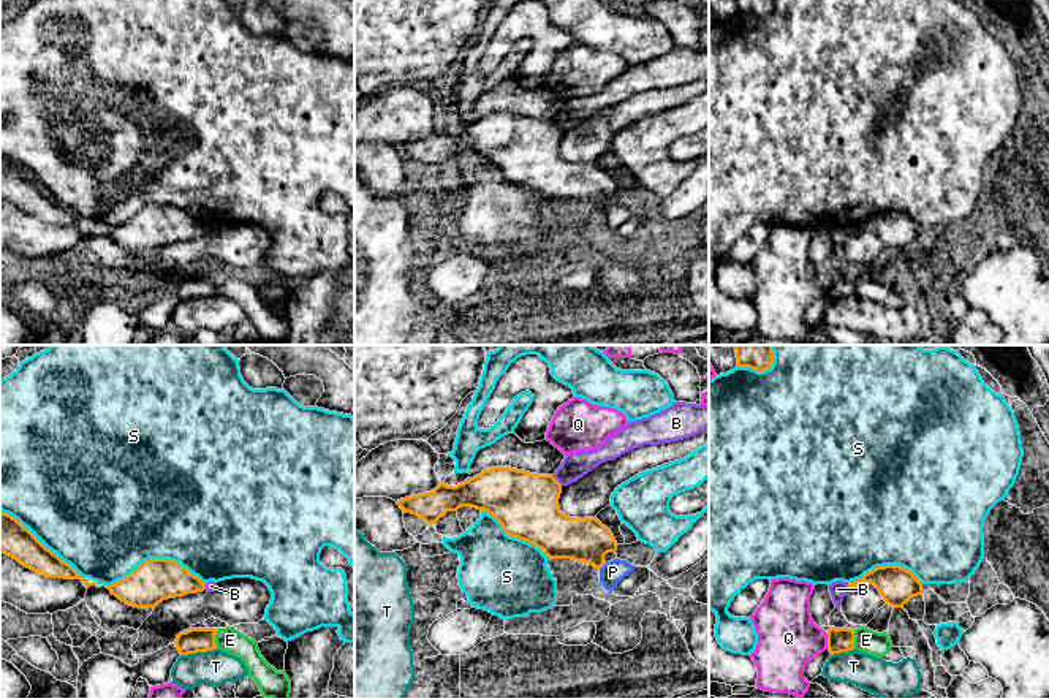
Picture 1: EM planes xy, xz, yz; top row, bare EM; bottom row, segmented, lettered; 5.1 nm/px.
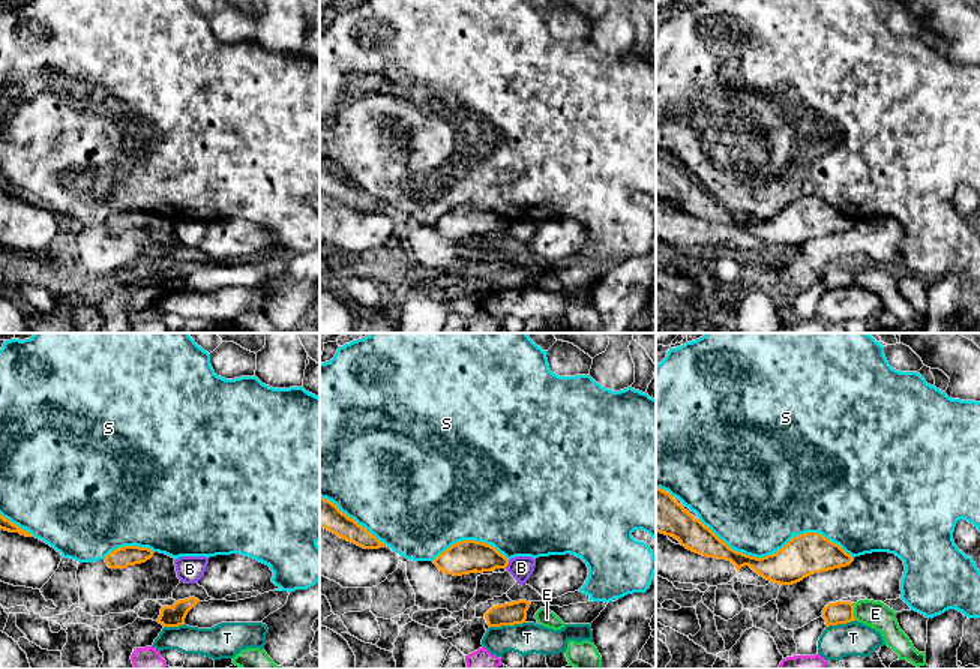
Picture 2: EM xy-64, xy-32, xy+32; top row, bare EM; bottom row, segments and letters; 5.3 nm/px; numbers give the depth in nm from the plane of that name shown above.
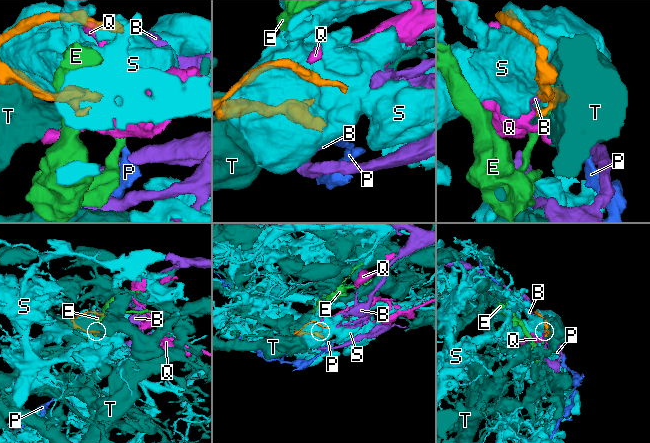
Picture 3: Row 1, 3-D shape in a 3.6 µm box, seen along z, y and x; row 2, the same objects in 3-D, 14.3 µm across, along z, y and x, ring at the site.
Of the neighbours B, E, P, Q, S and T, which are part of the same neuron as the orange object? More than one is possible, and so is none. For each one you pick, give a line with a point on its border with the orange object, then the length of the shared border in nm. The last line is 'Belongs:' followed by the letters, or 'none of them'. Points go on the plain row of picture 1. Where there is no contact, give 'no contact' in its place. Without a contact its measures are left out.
Belongs: none of them

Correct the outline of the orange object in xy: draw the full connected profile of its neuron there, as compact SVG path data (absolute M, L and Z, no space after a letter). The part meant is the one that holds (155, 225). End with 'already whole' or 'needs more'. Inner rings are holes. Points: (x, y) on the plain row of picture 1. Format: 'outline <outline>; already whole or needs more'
outline M149 204L131 220L106 233L127 250L146 255L168 244L203 237L206 228L174 206Z; already whole

